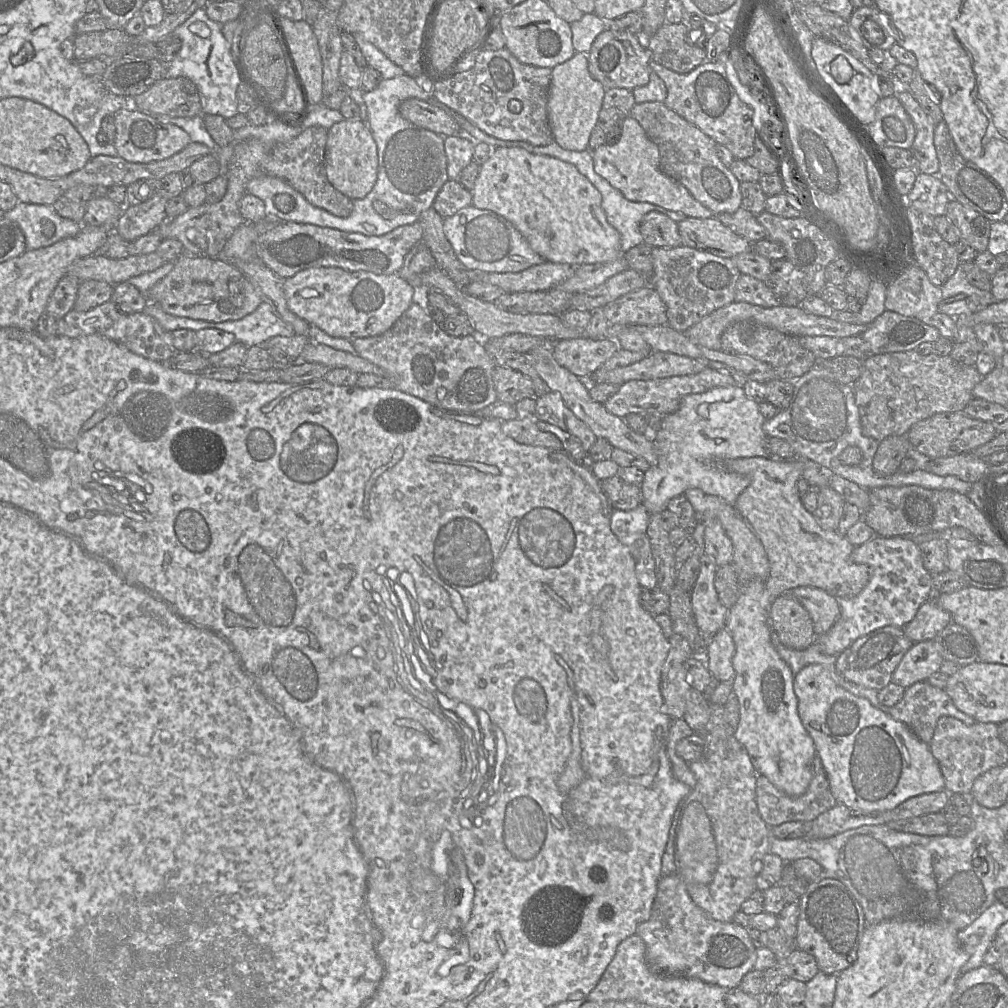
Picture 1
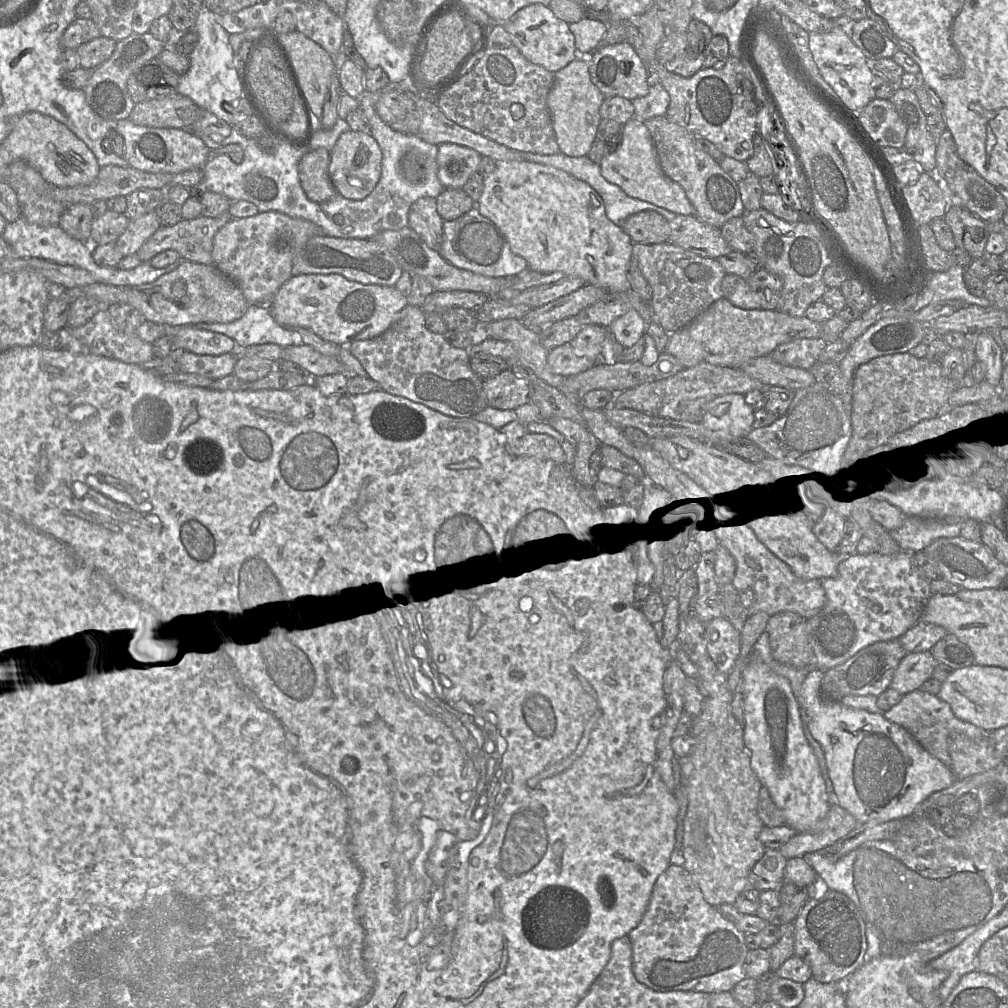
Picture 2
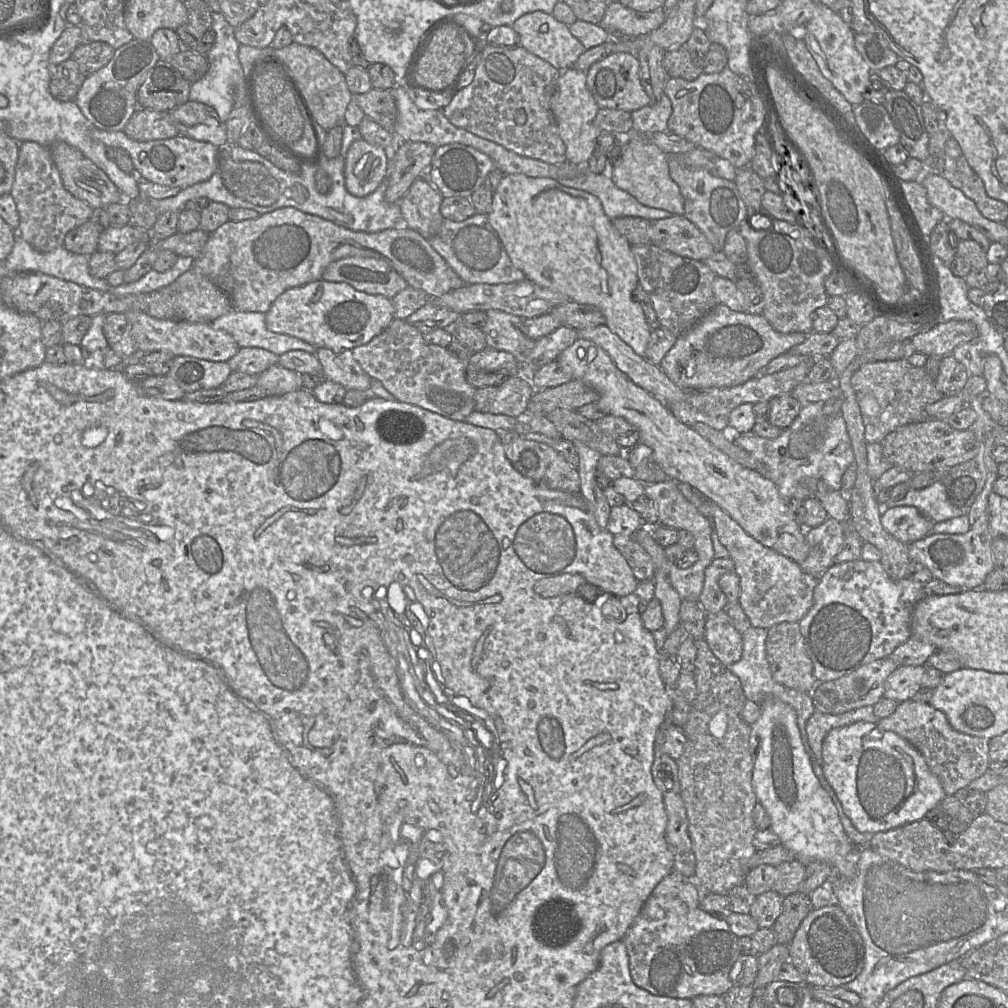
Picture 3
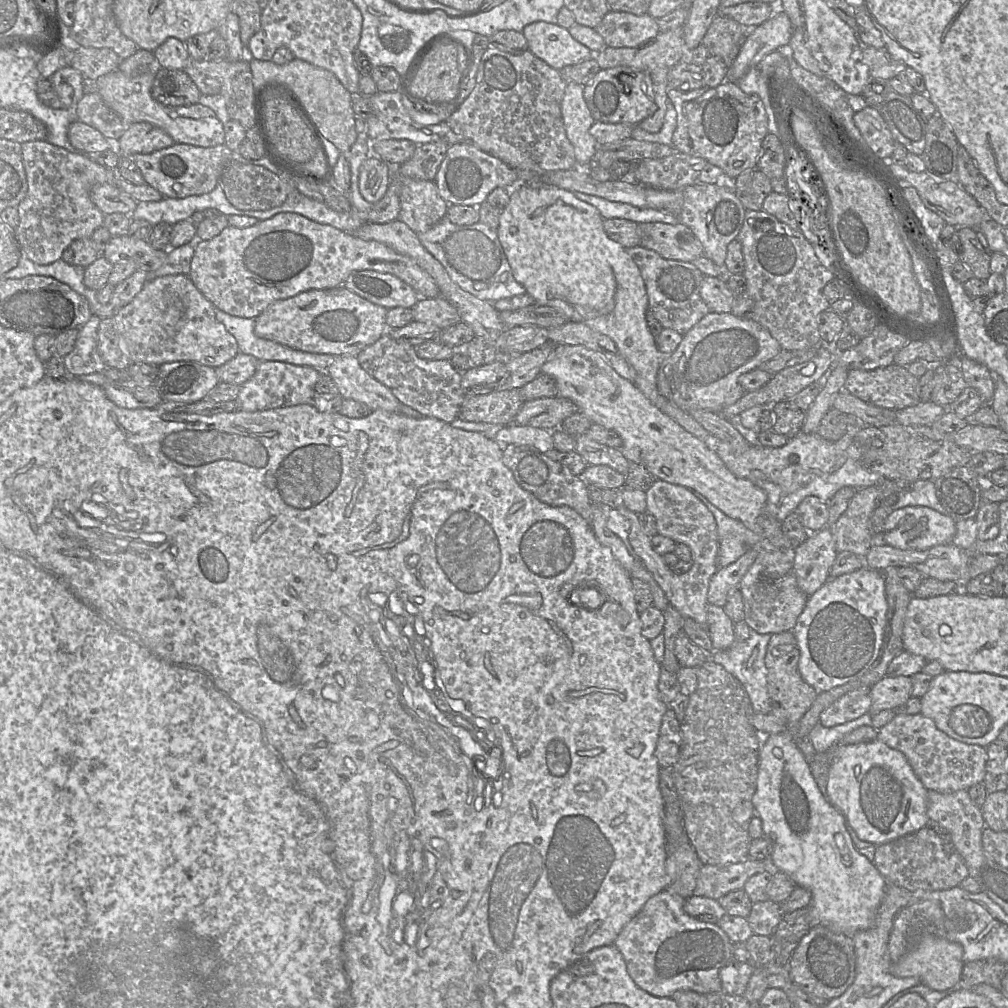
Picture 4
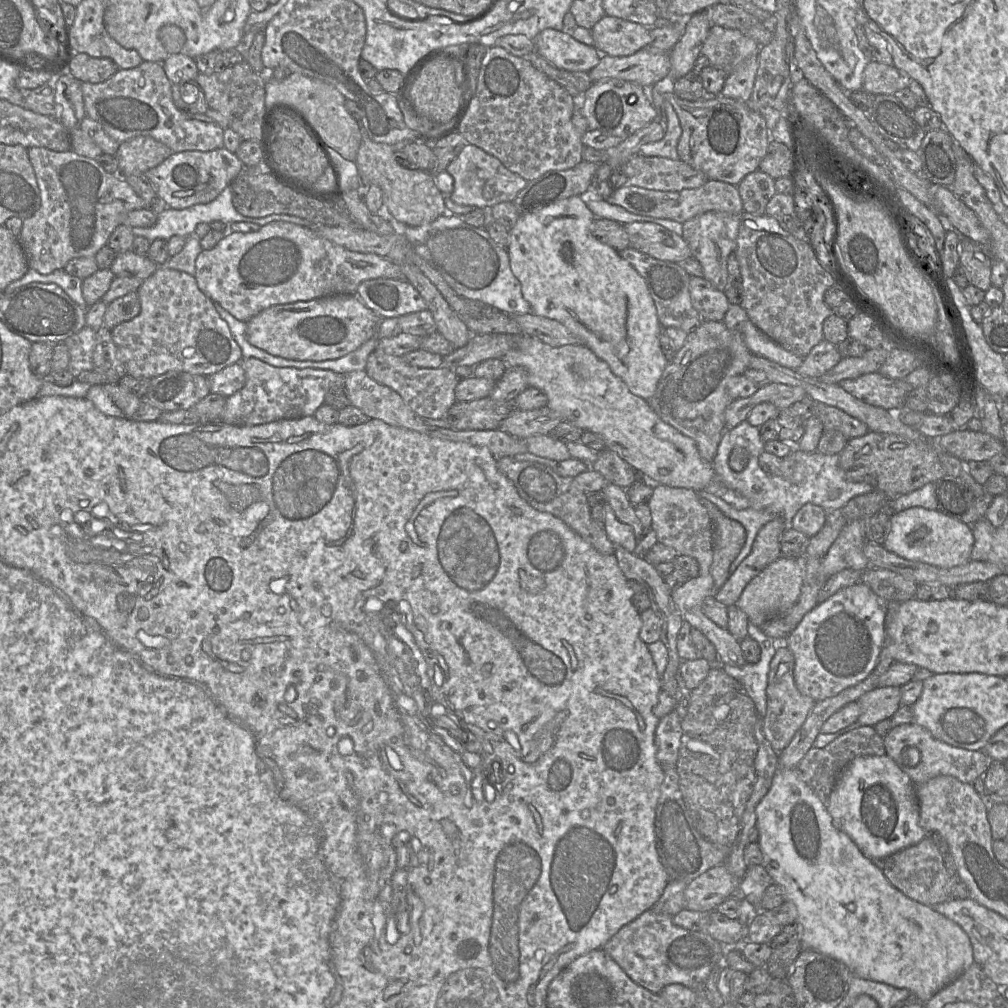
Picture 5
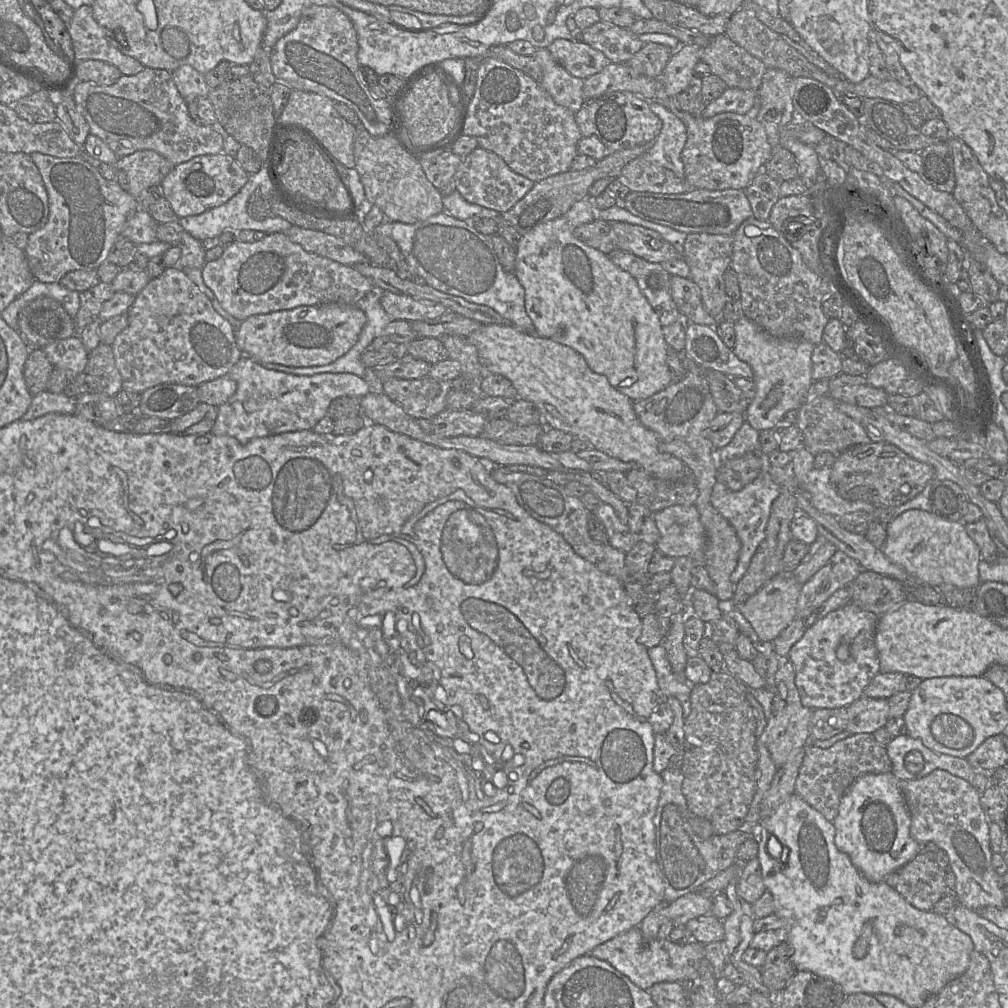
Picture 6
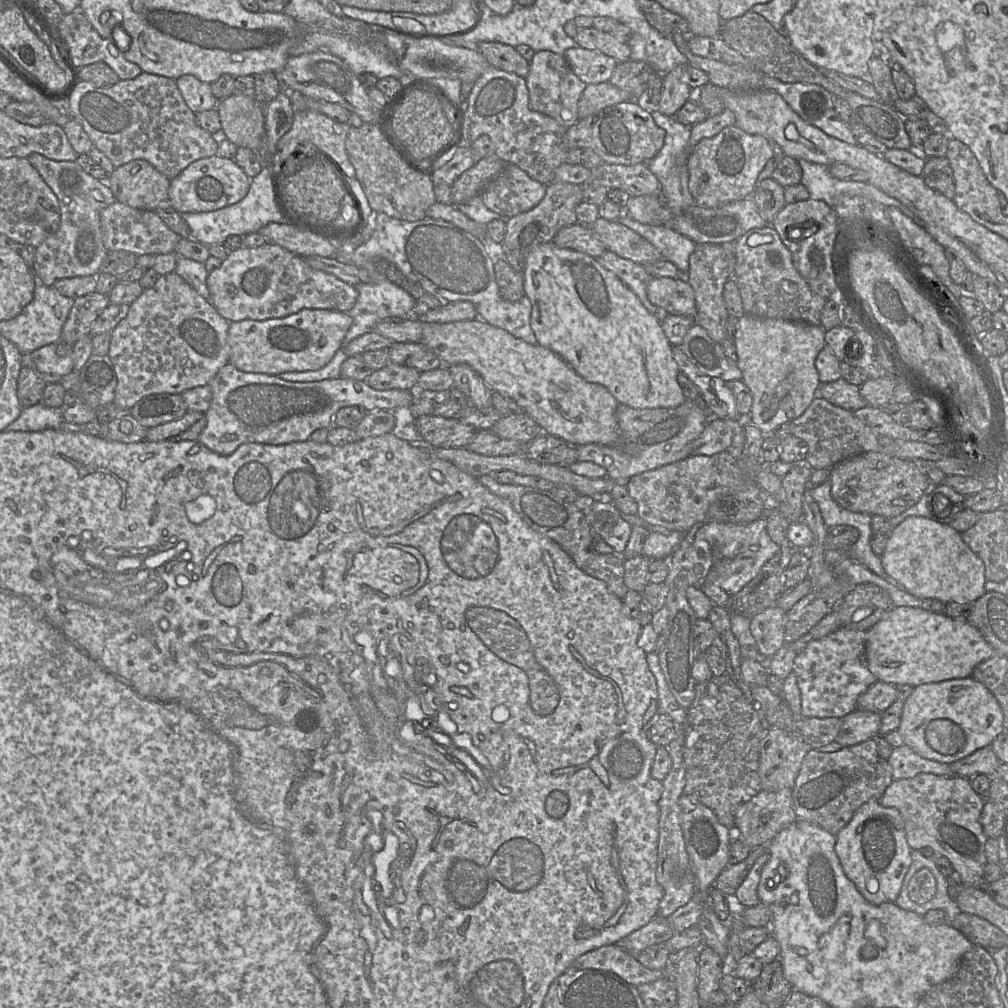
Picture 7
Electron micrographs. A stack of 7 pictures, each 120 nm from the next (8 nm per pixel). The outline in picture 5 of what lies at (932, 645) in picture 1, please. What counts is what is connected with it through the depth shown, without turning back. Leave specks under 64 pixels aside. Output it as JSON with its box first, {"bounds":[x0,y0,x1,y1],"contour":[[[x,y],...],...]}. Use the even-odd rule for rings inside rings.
{"bounds":[857,687,901,727],"contour":[[[877,687],[862,695],[857,703],[860,726],[874,727],[878,722],[891,718],[901,706],[901,687]]]}

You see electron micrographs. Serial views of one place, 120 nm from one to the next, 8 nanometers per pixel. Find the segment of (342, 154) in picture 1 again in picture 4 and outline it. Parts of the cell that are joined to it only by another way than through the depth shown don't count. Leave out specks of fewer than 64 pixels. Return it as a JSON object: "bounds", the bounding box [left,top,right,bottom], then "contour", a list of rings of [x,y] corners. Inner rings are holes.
{"bounds":[359,156,389,203],"contour":[[[369,156],[359,171],[359,190],[363,198],[370,203],[377,203],[389,186],[389,165],[376,156]]]}

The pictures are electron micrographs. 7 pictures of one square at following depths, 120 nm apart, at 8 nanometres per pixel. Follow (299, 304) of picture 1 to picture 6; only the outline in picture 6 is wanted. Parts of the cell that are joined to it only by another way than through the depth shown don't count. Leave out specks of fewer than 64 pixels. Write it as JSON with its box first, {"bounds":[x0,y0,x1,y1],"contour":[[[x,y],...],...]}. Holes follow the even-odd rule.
{"bounds":[235,305,366,367],"contour":[[[302,305],[249,316],[235,329],[235,338],[242,355],[247,355],[258,363],[291,367],[323,366],[343,356],[353,347],[366,322],[366,314],[359,305]]]}

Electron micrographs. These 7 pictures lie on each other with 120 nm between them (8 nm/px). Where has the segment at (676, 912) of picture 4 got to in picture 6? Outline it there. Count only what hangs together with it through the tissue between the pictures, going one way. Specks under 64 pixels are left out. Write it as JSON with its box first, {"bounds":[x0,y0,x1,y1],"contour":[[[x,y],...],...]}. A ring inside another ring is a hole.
{"bounds":[590,927,705,990],"contour":[[[633,927],[624,933],[598,945],[590,955],[609,962],[643,990],[660,982],[690,983],[697,975],[700,961],[705,957],[704,945],[697,941],[677,944],[670,939],[646,940],[640,927]]]}

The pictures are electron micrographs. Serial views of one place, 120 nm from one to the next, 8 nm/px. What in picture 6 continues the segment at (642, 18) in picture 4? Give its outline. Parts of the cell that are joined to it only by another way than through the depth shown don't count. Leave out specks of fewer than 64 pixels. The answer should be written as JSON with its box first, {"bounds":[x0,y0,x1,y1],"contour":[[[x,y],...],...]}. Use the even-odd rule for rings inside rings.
{"bounds":[582,21,644,63],"contour":[[[599,21],[582,30],[583,42],[601,51],[612,63],[625,63],[644,43],[629,28]]]}

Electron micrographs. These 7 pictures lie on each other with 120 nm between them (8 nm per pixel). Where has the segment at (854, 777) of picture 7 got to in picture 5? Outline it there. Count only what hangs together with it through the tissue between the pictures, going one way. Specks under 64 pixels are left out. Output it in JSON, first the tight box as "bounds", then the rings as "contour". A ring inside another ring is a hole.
{"bounds":[797,726,886,806],"contour":[[[860,726],[839,736],[824,748],[812,747],[797,766],[800,778],[813,790],[827,806],[832,790],[841,773],[856,757],[883,756],[886,754],[883,738],[872,726]]]}

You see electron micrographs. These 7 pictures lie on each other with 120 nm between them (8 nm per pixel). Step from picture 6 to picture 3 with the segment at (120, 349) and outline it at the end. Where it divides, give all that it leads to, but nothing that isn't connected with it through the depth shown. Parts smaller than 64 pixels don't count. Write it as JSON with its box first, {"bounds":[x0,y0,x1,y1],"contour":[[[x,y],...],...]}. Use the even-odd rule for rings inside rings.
{"bounds":[124,311,240,362],"contour":[[[141,311],[124,313],[139,350],[143,353],[166,351],[175,356],[191,356],[222,362],[232,358],[240,348],[231,334],[212,328],[208,323],[157,319]]]}

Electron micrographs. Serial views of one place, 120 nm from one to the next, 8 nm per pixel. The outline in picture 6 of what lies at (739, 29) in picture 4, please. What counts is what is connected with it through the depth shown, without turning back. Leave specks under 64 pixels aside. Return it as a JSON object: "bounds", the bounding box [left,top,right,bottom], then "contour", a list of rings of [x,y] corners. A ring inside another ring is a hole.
{"bounds":[700,34,767,91],"contour":[[[725,34],[711,37],[709,44],[703,49],[700,60],[708,64],[711,73],[720,77],[727,87],[752,89],[758,91],[762,78],[767,70],[765,64],[734,43]]]}

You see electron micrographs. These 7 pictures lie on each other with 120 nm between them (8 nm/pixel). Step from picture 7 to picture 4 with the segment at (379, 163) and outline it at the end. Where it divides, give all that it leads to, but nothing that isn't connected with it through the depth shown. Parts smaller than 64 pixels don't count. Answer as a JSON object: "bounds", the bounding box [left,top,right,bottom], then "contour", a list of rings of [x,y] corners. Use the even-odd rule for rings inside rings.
{"bounds":[398,179,448,232],"contour":[[[405,179],[403,182],[398,219],[414,232],[430,230],[446,216],[448,207],[434,180]]]}

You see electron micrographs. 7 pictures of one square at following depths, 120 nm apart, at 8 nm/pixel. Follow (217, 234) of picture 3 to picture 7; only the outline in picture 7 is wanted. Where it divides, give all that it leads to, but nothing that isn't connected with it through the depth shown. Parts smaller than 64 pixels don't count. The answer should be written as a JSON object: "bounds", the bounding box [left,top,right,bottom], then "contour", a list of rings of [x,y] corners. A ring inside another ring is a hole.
{"bounds":[207,243,359,322],"contour":[[[265,243],[255,248],[242,247],[231,251],[218,268],[208,273],[207,286],[211,303],[219,314],[229,322],[237,322],[244,319],[266,320],[281,318],[304,308],[350,312],[359,294],[354,285],[332,274],[310,267],[301,256],[274,243]]]}

